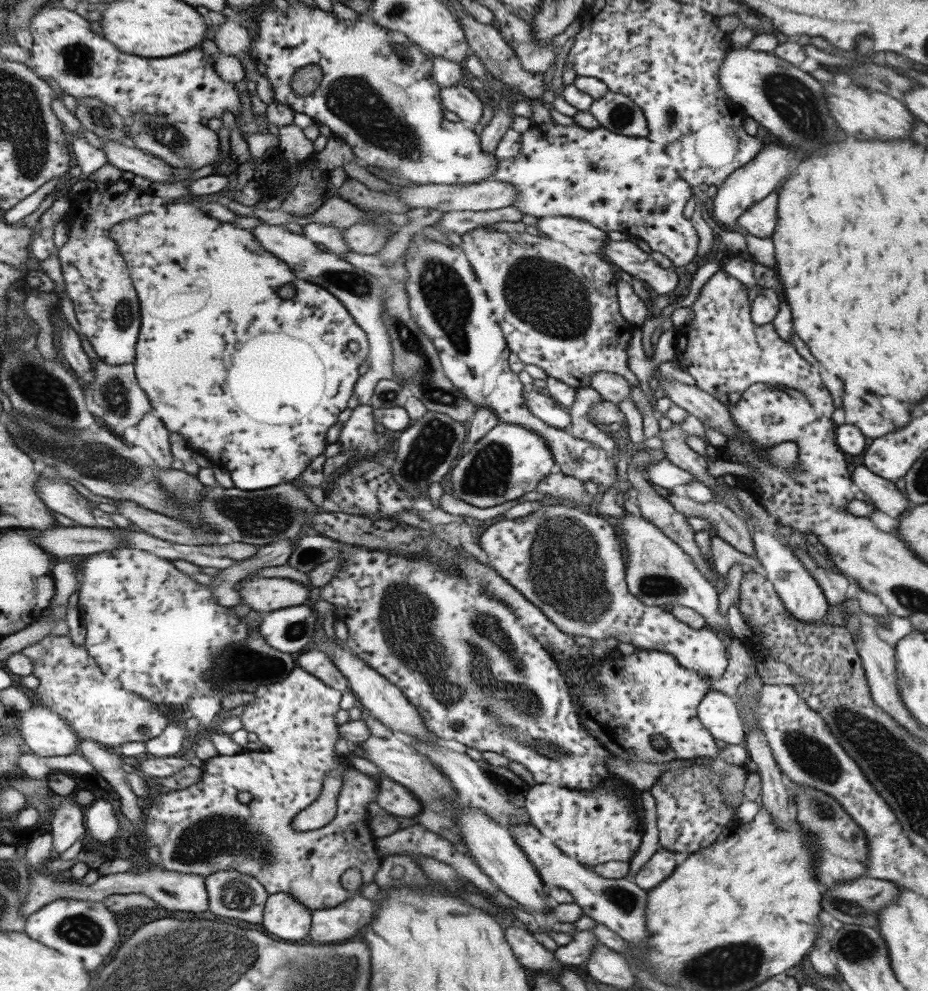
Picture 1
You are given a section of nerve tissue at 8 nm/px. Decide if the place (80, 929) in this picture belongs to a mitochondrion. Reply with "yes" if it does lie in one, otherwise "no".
yes

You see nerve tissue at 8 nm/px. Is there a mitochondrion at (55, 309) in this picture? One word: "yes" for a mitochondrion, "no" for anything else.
no

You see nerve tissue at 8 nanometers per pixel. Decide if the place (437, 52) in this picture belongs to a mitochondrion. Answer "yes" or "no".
no

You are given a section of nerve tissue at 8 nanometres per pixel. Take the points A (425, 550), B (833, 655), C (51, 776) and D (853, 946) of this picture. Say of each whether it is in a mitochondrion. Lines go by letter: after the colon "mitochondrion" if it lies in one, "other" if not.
A: other
B: other
C: other
D: mitochondrion

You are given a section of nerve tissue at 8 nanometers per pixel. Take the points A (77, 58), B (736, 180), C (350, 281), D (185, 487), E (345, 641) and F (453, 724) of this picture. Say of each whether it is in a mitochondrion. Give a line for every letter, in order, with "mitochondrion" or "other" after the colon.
A: mitochondrion
B: other
C: mitochondrion
D: mitochondrion
E: other
F: mitochondrion

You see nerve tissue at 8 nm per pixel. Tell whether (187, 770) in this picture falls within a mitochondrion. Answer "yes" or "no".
no

